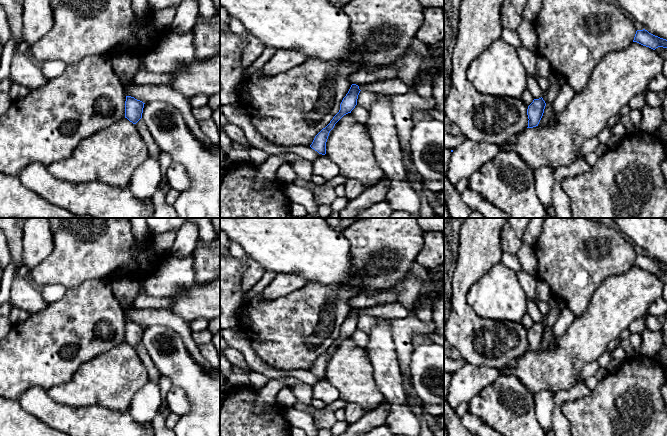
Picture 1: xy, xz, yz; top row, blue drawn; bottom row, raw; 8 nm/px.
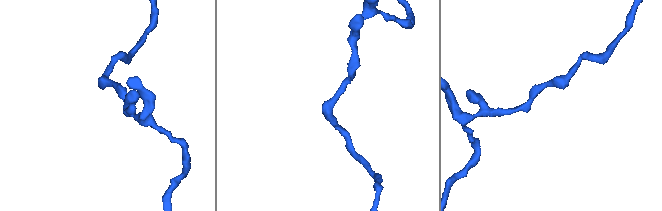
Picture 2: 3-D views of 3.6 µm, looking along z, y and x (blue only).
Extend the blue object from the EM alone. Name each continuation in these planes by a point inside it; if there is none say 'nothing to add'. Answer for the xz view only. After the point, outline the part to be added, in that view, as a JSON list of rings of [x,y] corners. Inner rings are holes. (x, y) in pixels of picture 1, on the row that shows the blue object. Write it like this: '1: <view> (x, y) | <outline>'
nothing to add

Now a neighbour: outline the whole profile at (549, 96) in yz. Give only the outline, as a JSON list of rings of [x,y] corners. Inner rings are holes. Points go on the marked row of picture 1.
[[[553,73],[549,78],[550,82],[550,88],[542,94],[542,98],[546,103],[543,116],[538,124],[539,127],[544,128],[549,124],[550,118],[552,116],[553,112],[553,102],[555,101],[555,98],[557,97],[561,87],[562,83],[559,80],[559,75],[556,73]]]

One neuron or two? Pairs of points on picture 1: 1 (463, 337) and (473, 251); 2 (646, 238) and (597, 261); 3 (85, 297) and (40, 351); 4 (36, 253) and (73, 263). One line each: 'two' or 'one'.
1: one
2: two
3: one
4: two

